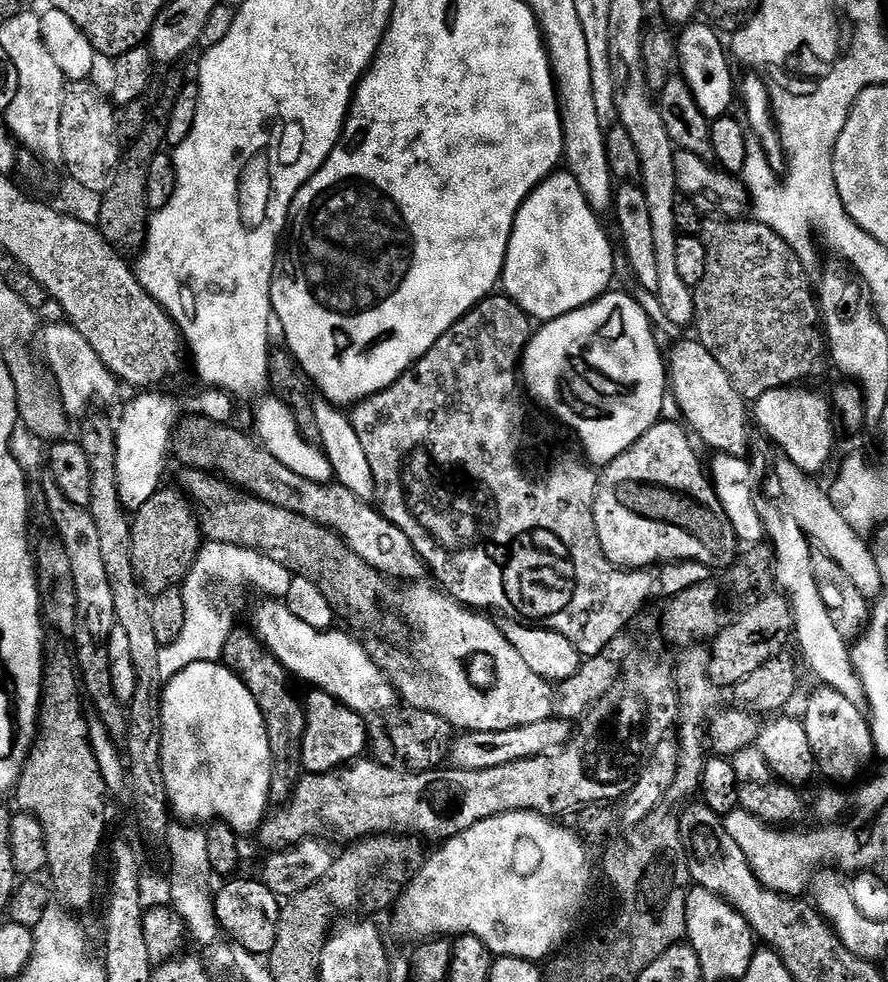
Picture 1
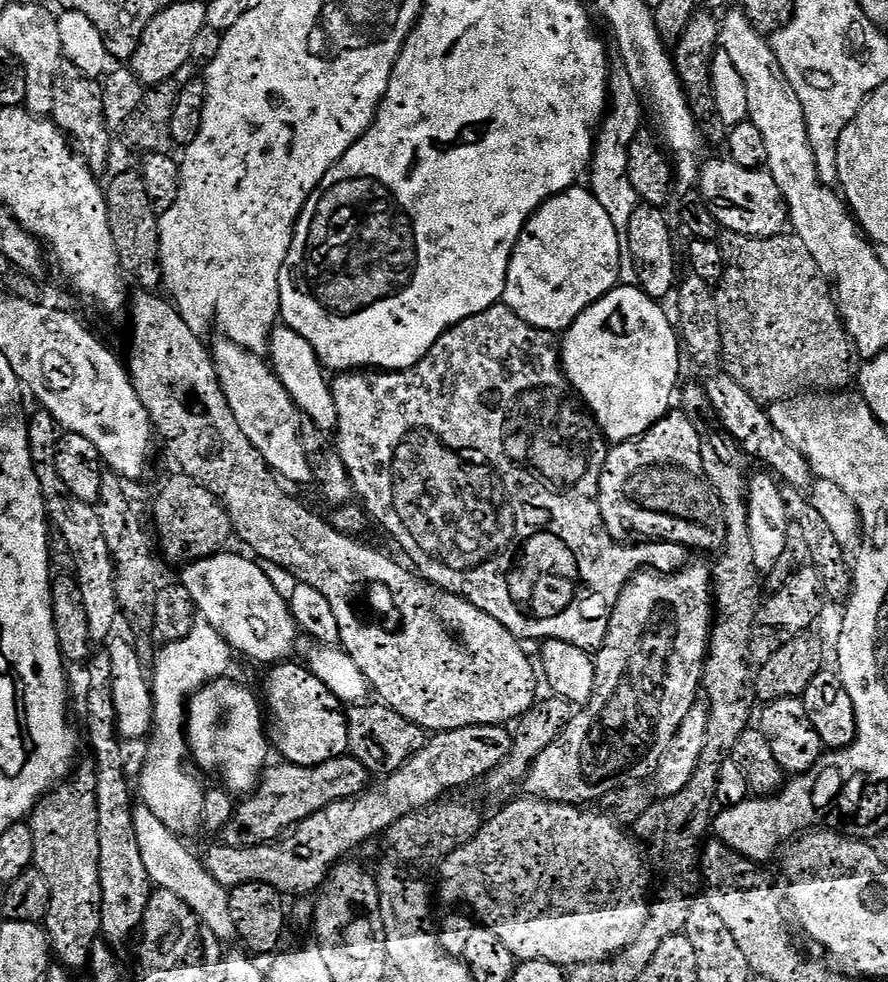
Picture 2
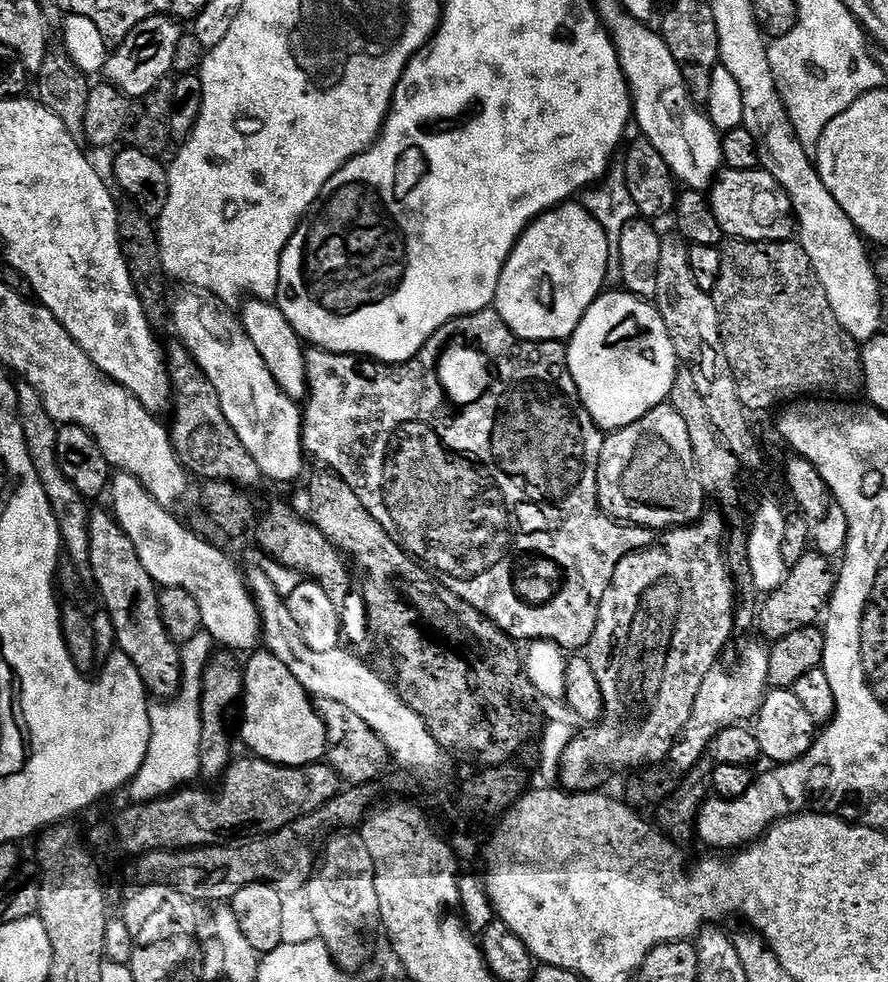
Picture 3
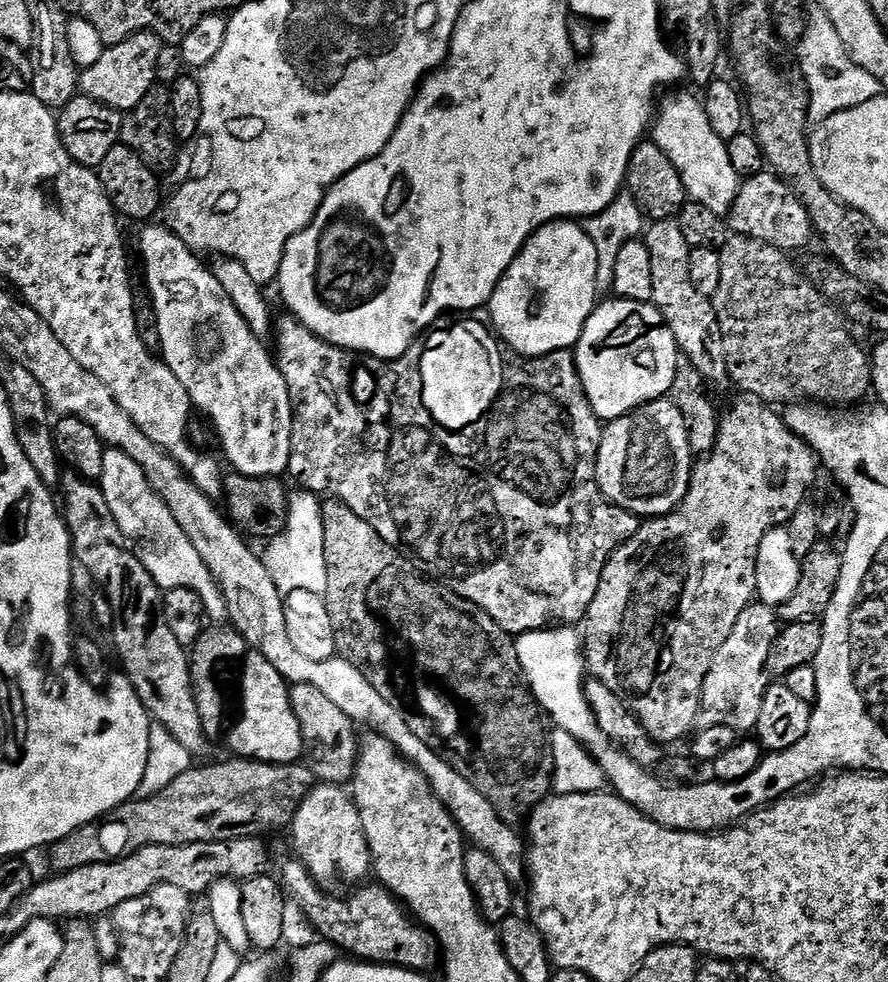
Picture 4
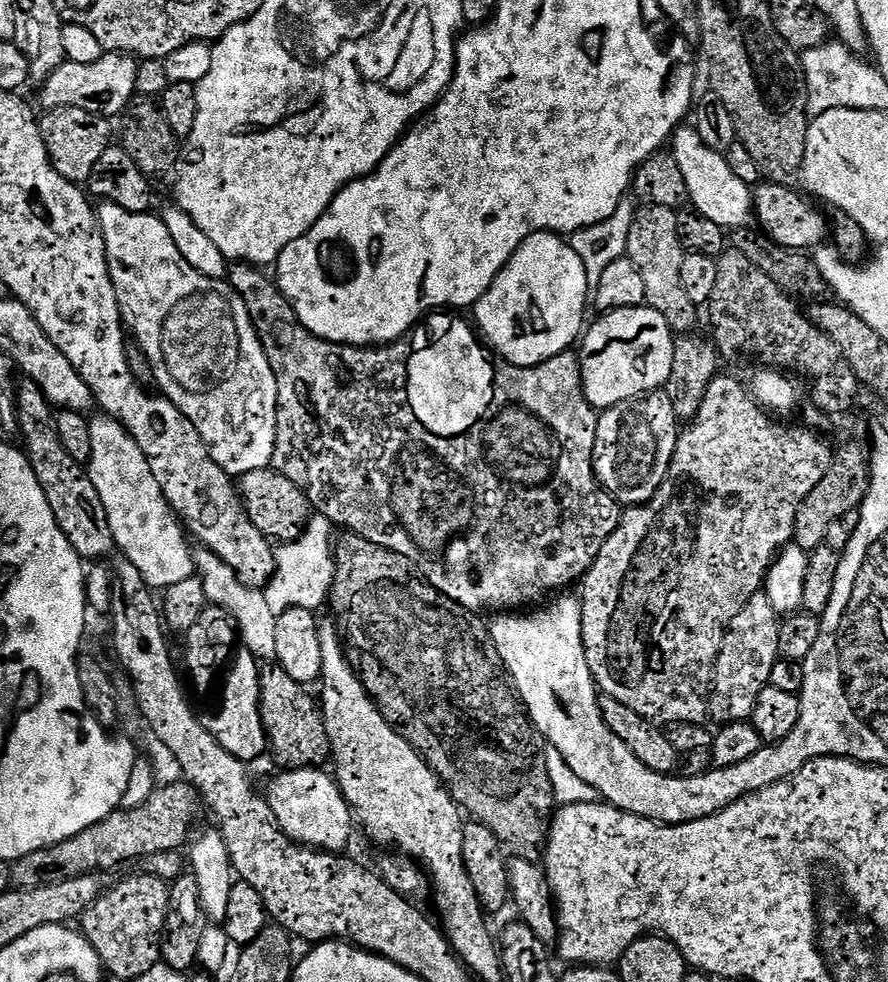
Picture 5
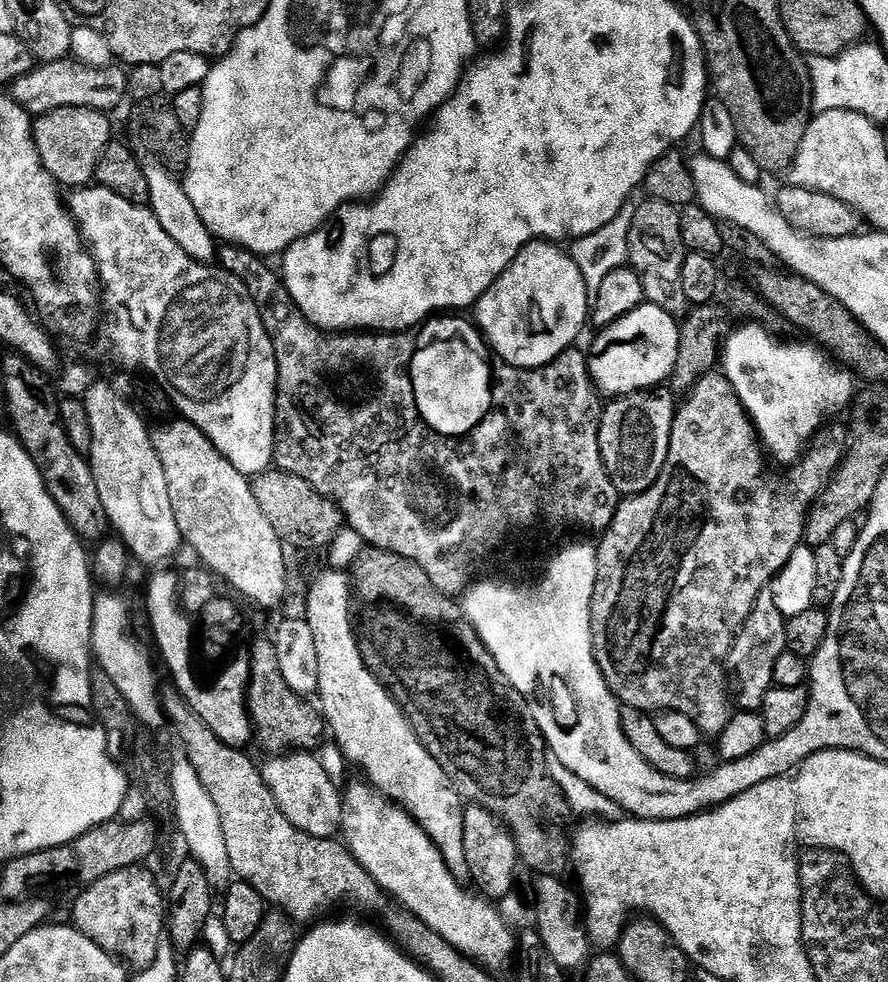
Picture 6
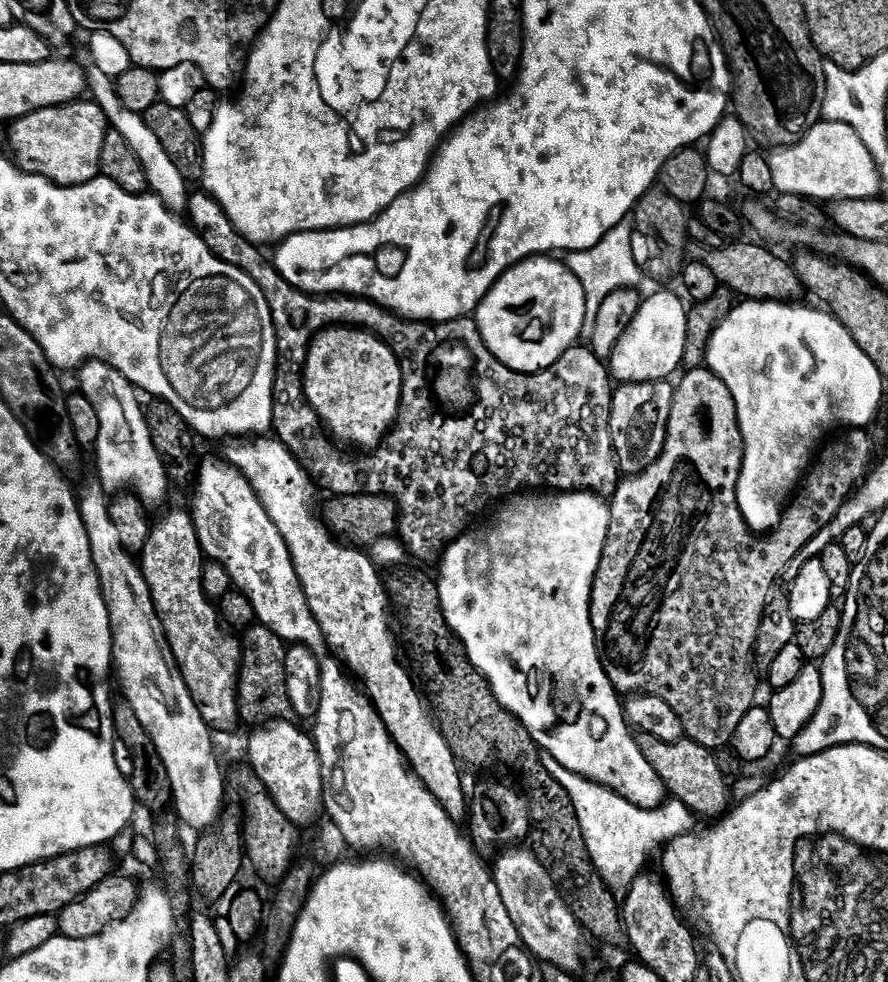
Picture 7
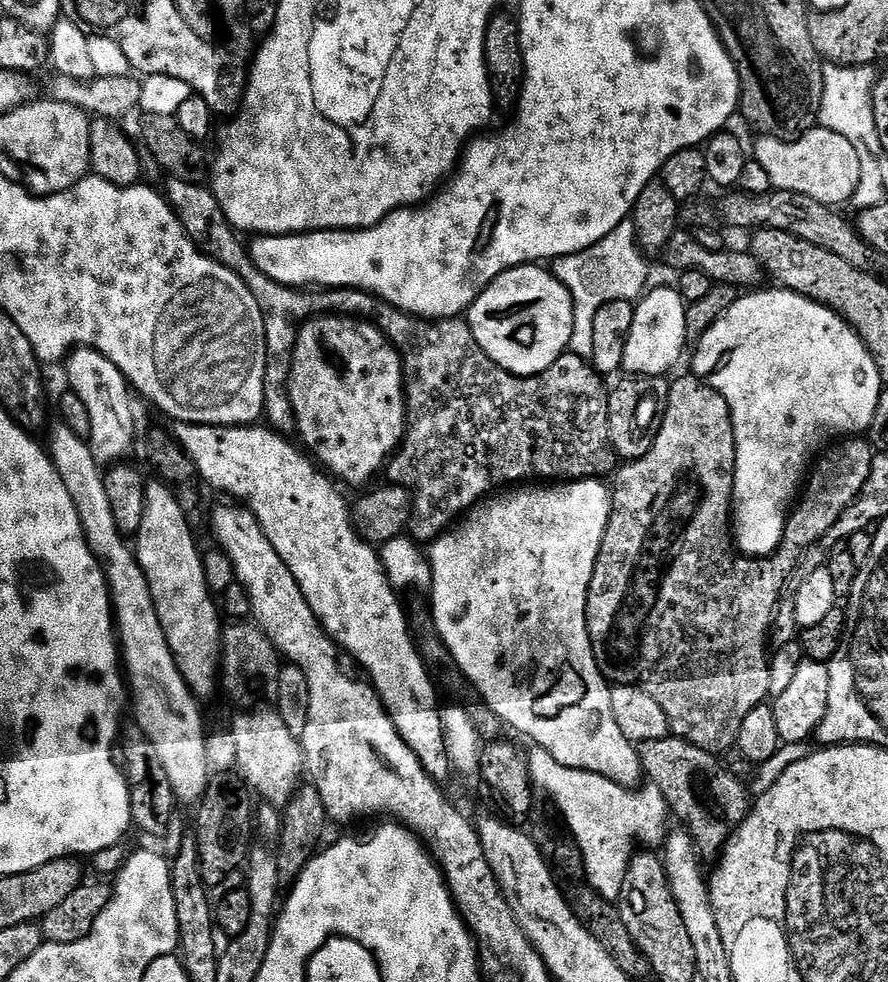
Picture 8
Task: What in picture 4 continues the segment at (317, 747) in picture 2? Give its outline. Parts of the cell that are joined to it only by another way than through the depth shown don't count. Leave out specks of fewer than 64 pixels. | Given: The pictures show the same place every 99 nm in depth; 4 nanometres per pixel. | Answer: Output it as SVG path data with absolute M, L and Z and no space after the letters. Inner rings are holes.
M249 649L243 664L244 710L236 722L240 730L231 729L236 734L236 748L240 748L240 753L244 752L244 759L258 760L265 764L297 763L303 757L305 744L301 726L291 706L289 683L258 650Z

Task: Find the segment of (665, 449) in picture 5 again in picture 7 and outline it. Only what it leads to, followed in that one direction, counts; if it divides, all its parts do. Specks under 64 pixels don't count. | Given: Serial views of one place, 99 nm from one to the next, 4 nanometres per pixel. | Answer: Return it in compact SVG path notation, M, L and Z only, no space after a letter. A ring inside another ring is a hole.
M651 380L641 384L621 383L612 393L612 448L625 477L637 476L662 454L668 419L672 409L673 385L668 380Z

